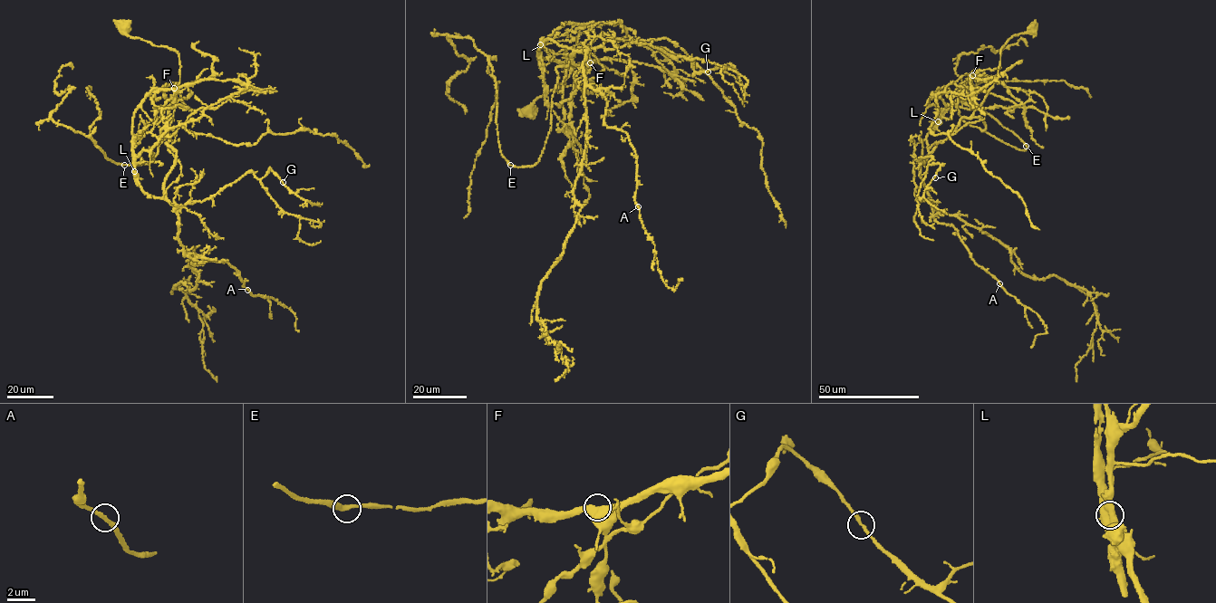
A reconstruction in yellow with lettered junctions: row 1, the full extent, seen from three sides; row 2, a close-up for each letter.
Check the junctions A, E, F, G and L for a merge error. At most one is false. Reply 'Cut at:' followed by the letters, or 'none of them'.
Cut at: L

